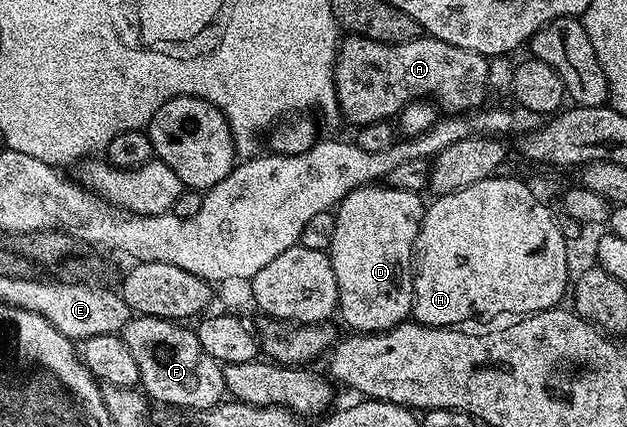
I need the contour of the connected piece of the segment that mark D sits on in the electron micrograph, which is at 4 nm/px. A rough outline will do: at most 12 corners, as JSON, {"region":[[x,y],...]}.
{"region":[[387,185],[335,208],[339,318],[356,333],[412,315],[426,203]]}

